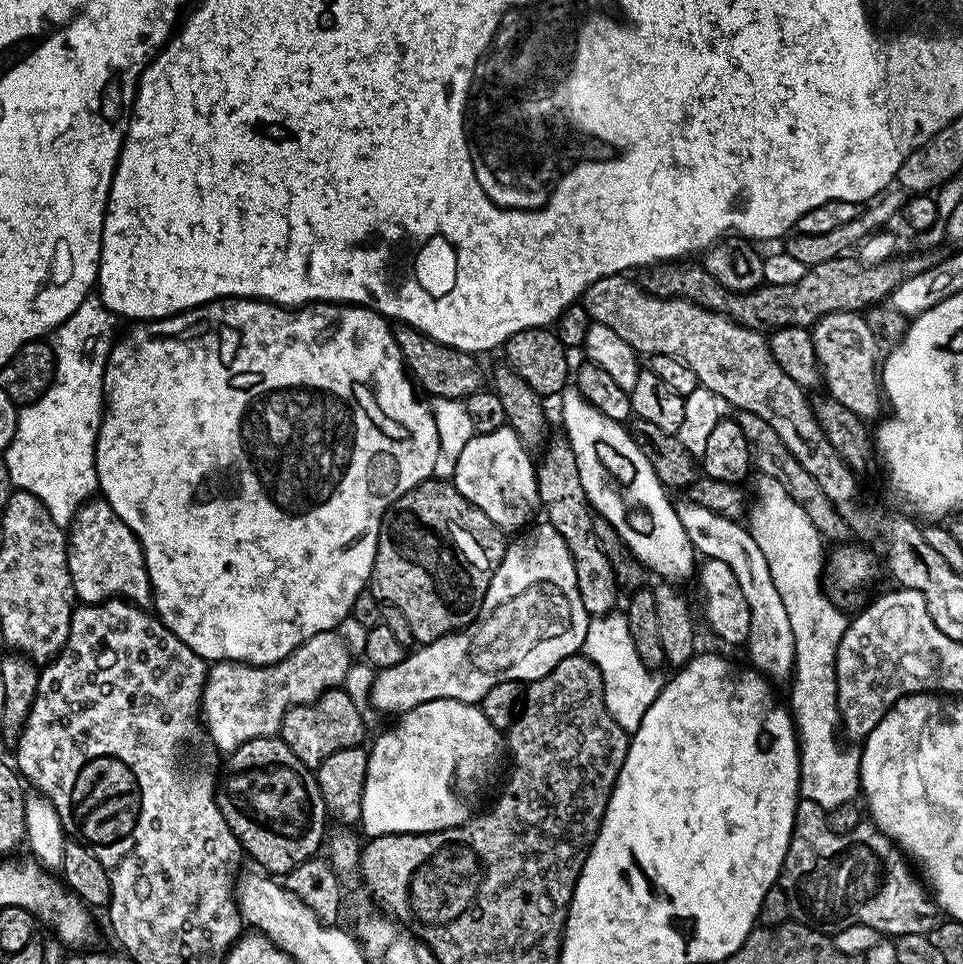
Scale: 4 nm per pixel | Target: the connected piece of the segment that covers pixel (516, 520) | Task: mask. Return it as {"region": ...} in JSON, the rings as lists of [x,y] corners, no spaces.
{"region":[[[510,427],[494,430],[494,434],[474,434],[462,449],[451,483],[469,502],[478,506],[478,510],[482,510],[490,522],[505,530],[520,530],[538,512],[540,503],[539,490],[536,488],[538,468],[534,460],[532,464],[532,460],[533,457],[522,446],[518,434],[514,434]]]}

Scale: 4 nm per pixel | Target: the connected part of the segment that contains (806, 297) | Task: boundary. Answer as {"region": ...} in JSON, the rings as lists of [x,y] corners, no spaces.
{"region":[[[916,252],[905,260],[900,259],[893,258],[881,264],[863,264],[855,255],[843,254],[809,267],[808,272],[802,274],[798,282],[790,282],[790,286],[763,283],[749,292],[726,290],[726,286],[717,282],[699,263],[657,262],[643,269],[644,277],[639,277],[638,283],[655,296],[692,300],[704,308],[729,316],[736,324],[771,334],[786,326],[811,329],[816,321],[831,312],[860,312],[887,301],[901,282],[934,266],[938,256],[932,252]]]}

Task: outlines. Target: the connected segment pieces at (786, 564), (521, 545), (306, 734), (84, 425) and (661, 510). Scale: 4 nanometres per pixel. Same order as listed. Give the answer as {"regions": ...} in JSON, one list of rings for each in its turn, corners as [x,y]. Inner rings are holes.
{"regions":[[[[759,475],[756,482],[756,496],[754,492],[754,503],[749,507],[746,516],[746,527],[748,533],[754,538],[754,542],[758,542],[758,550],[762,550],[763,556],[766,558],[766,566],[770,566],[770,578],[774,578],[774,587],[778,589],[778,595],[782,598],[782,602],[786,606],[786,614],[790,617],[790,630],[794,634],[794,658],[796,667],[794,675],[791,677],[792,684],[792,704],[790,703],[790,711],[793,721],[796,725],[796,739],[800,746],[800,796],[810,802],[818,802],[818,806],[822,806],[826,810],[831,810],[842,806],[843,804],[851,804],[857,799],[860,792],[860,754],[855,747],[843,748],[840,745],[841,737],[838,733],[841,731],[840,711],[838,710],[838,698],[836,697],[836,655],[838,654],[838,646],[842,642],[842,634],[846,634],[848,629],[849,617],[844,616],[845,609],[841,605],[836,604],[828,597],[825,585],[822,581],[826,576],[826,541],[821,536],[820,531],[814,526],[814,522],[810,522],[810,517],[806,514],[800,503],[790,498],[789,491],[786,490],[782,482],[778,482],[776,478]]],[[[541,522],[537,528],[531,528],[521,531],[517,535],[521,536],[505,547],[502,562],[486,590],[486,598],[474,623],[467,624],[459,632],[419,645],[409,651],[398,666],[381,668],[375,673],[370,701],[373,709],[403,714],[431,700],[461,700],[475,704],[484,697],[486,690],[490,690],[490,686],[511,680],[541,680],[554,670],[554,666],[558,666],[558,662],[567,656],[577,655],[583,649],[590,617],[578,594],[578,578],[574,574],[570,550],[566,542],[562,542],[562,534],[558,534],[552,524]]],[[[343,687],[331,688],[313,704],[299,704],[291,708],[284,716],[278,735],[307,768],[315,770],[337,750],[358,748],[365,743],[364,717],[365,713],[354,704],[354,699]]],[[[89,294],[82,306],[78,306],[78,310],[74,310],[74,314],[66,318],[66,322],[62,322],[59,328],[49,333],[40,348],[46,348],[51,356],[51,375],[35,402],[19,409],[14,442],[10,442],[10,446],[2,452],[6,458],[6,470],[10,470],[13,489],[28,491],[40,499],[49,511],[50,518],[64,526],[71,525],[76,511],[98,492],[96,442],[103,416],[105,366],[117,335],[116,324],[117,317],[100,301],[99,295]]],[[[575,386],[565,388],[559,400],[560,416],[564,419],[563,435],[577,459],[581,486],[595,515],[606,518],[606,522],[610,522],[610,526],[618,530],[622,542],[643,562],[649,573],[656,575],[657,572],[660,578],[668,582],[681,582],[680,580],[686,579],[691,572],[693,575],[698,568],[698,553],[693,548],[686,530],[682,530],[682,522],[678,522],[676,504],[668,501],[669,493],[658,474],[654,474],[650,458],[646,458],[646,454],[637,446],[631,431],[621,421],[606,418],[606,414],[594,410],[594,406],[590,406],[590,402],[582,398]]]]}

